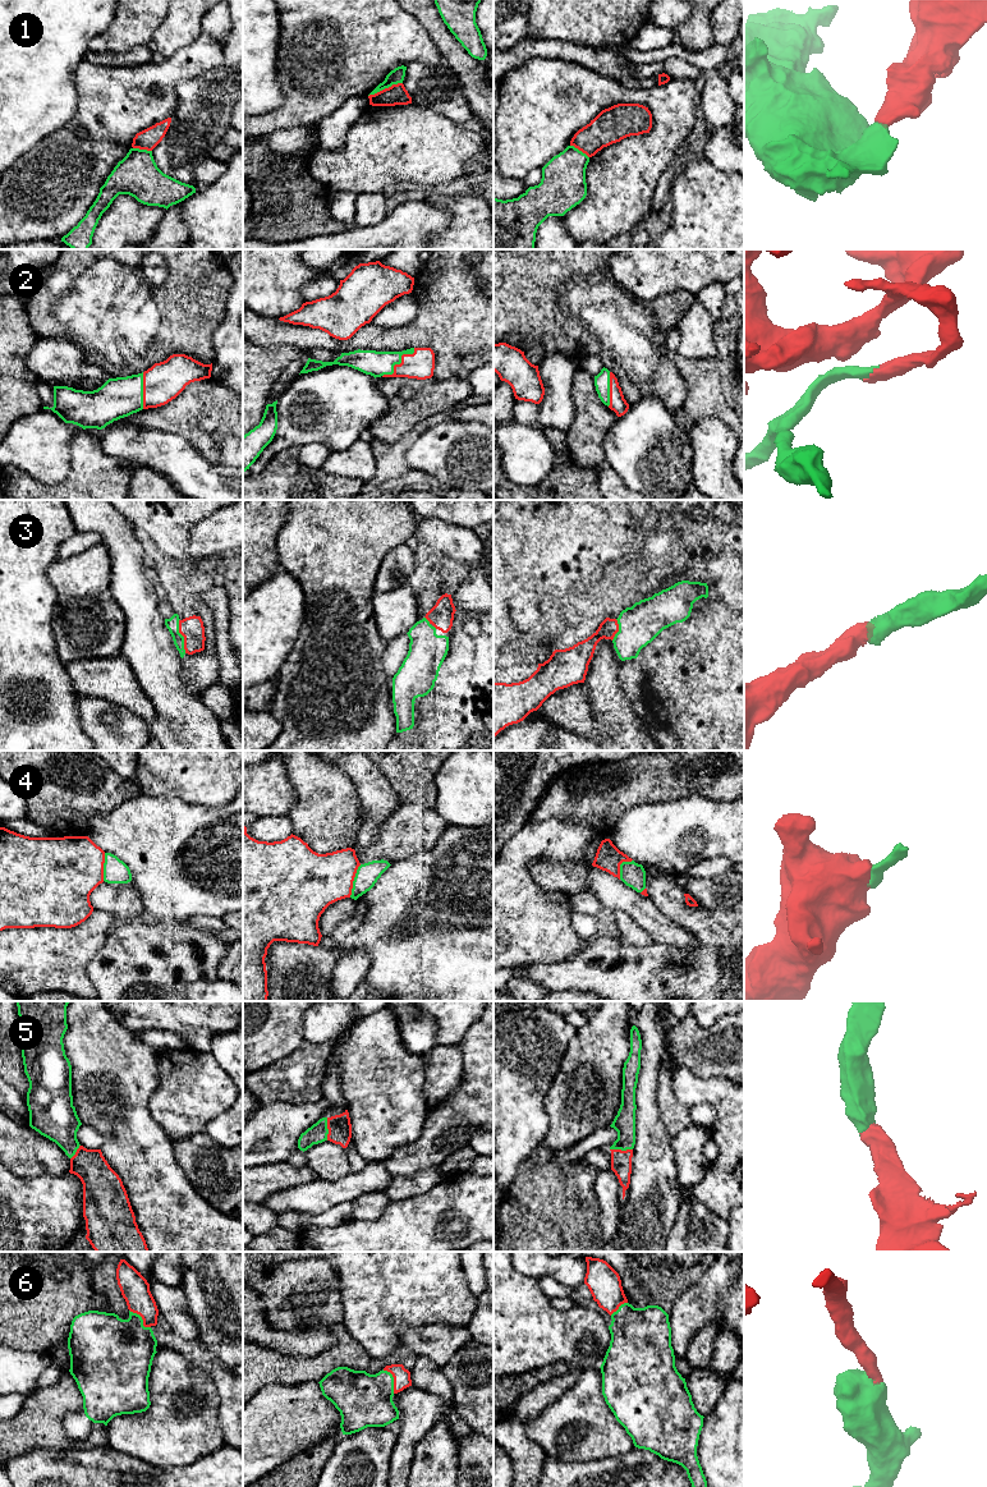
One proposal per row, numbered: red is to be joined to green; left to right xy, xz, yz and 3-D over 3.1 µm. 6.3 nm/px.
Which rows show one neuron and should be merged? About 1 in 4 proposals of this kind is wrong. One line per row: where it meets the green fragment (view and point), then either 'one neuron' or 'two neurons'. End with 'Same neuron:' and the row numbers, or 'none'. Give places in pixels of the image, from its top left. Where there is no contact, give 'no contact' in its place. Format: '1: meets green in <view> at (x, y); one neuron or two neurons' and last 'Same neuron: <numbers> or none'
1: meets green in xz at (385, 87); two neurons
2: meets green in xz at (399, 363); one neuron
3: meets green in xy at (182, 636); one neuron
4: meets green in xz at (353, 881); two neurons
5: meets green in xz at (327, 1129); one neuron
6: meets green in xy at (141, 1318); one neuron
Same neuron: 2, 3, 5, 6

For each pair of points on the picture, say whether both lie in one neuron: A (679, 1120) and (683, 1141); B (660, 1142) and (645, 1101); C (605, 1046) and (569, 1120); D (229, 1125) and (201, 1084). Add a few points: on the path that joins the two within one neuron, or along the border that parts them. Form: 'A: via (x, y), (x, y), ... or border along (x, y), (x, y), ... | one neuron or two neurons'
A: border along (691, 1123), (671, 1138) | two neurons
B: via (650, 1132), (647, 1111) | one neuron
C: via (592, 1064), (584, 1081), (584, 1097), (579, 1102) | one neuron
D: border along (229, 1107), (219, 1114), (205, 1130) | two neurons

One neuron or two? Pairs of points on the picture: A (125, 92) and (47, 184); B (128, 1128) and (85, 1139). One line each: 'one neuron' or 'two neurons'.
A: one neuron
B: two neurons

